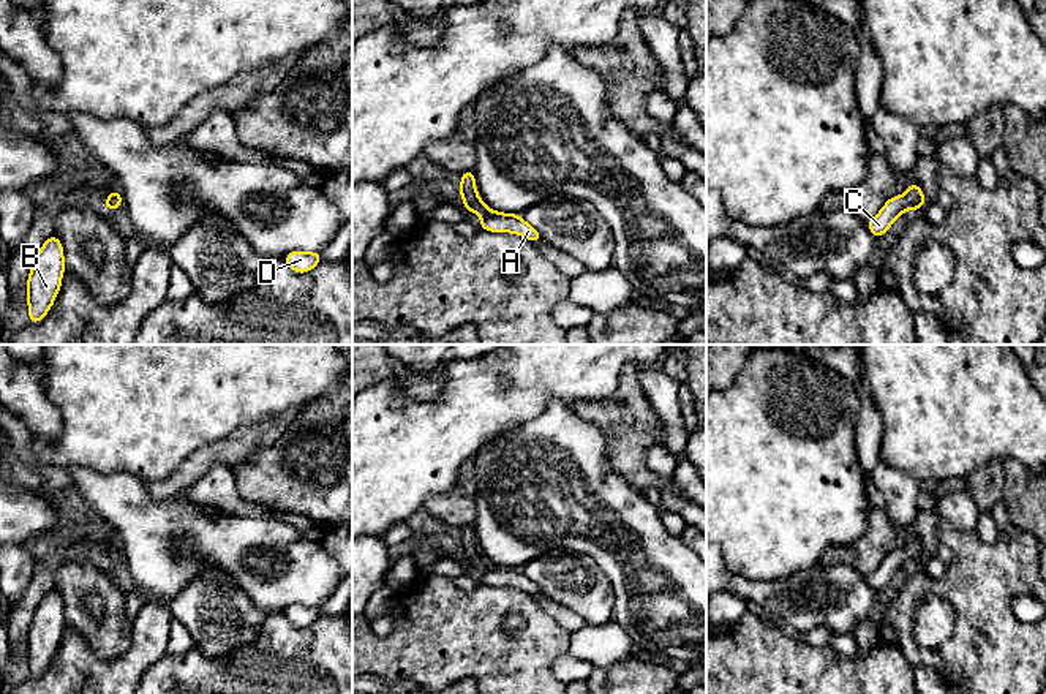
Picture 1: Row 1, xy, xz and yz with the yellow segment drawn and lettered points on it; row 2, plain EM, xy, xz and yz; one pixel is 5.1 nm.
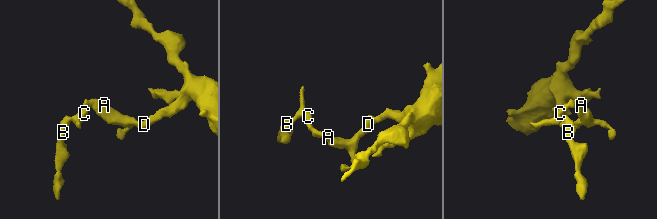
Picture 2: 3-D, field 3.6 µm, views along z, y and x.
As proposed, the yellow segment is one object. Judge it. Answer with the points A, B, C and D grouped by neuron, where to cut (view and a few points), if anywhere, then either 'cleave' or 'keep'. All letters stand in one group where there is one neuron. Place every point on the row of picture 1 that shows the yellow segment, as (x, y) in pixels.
A B C D | no cut | keep

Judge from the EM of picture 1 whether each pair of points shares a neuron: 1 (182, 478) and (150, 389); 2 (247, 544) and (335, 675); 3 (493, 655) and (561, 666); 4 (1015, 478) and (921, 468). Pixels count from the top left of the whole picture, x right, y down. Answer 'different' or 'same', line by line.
1: different
2: different
3: different
4: different

